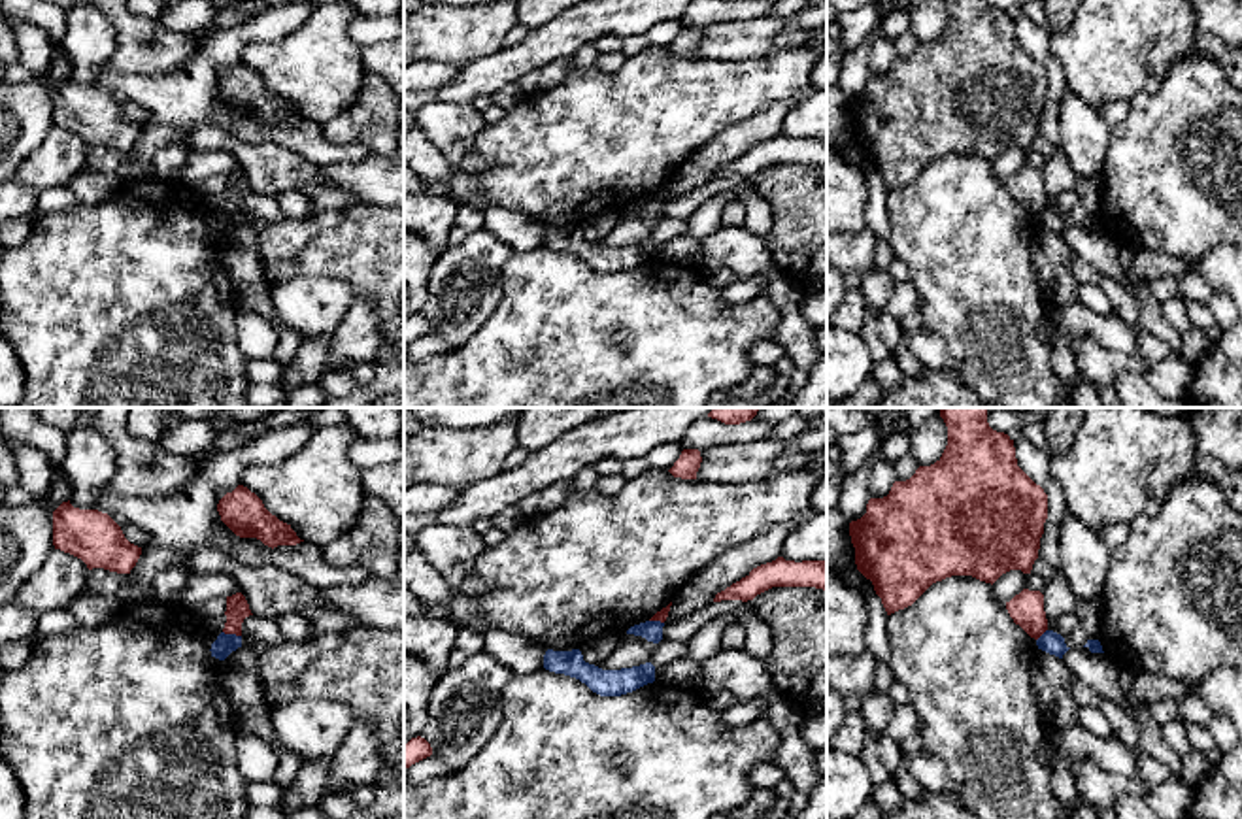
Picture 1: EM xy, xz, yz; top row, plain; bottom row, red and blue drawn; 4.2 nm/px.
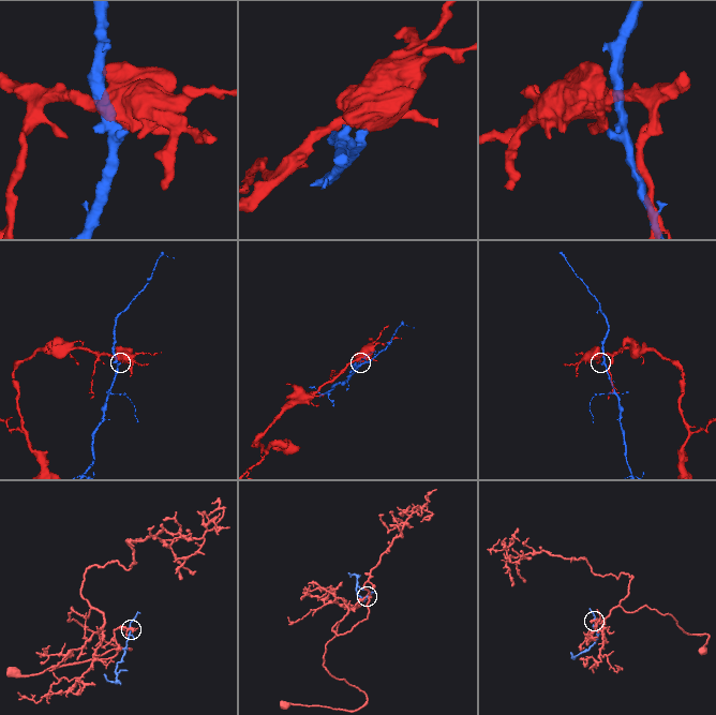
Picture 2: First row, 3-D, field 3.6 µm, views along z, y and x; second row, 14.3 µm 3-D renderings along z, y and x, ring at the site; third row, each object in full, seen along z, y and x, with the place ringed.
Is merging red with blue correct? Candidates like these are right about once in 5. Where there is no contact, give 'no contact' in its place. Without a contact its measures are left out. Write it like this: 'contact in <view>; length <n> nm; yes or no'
contact in xy; length 80 nm; no

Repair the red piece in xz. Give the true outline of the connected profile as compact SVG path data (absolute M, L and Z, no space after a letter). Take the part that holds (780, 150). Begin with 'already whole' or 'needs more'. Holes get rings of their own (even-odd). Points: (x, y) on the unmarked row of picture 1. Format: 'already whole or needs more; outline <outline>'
already whole; outline M778 134L753 145L746 155L717 170L713 179L747 179L772 164L815 164L827 168L827 138L795 140Z

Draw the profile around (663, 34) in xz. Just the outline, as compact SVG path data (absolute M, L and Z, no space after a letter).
M663 21L659 25L653 25L646 36L649 40L651 45L659 45L659 47L670 47L674 43L674 40L680 36L683 25L681 21Z

